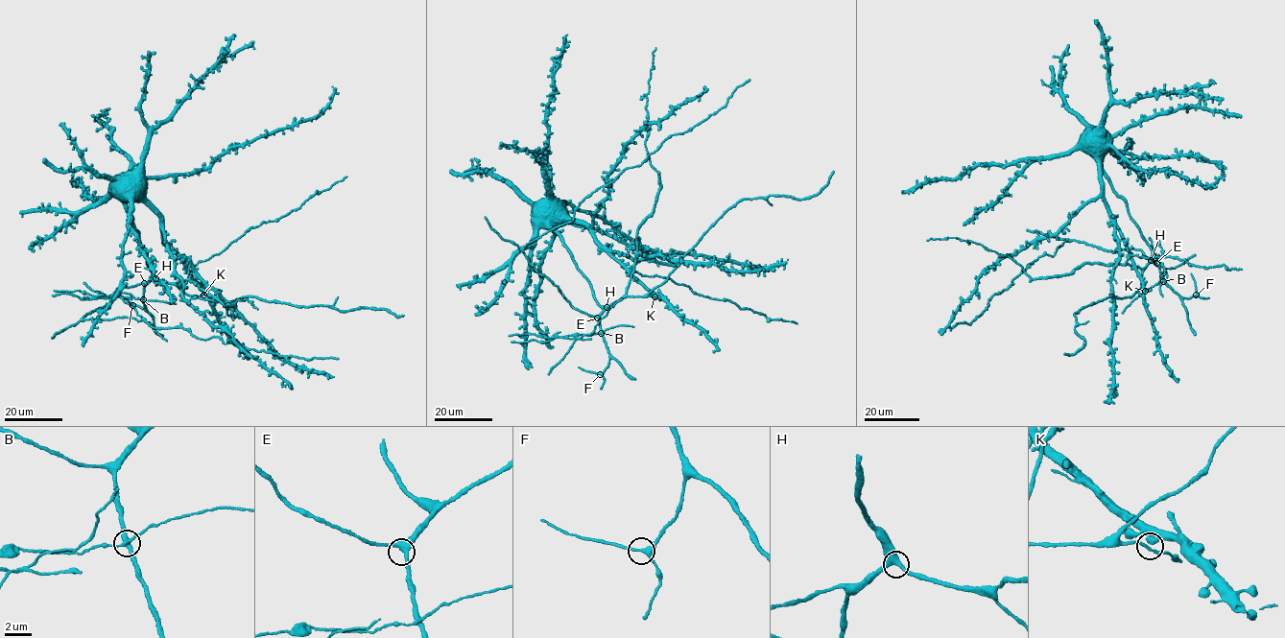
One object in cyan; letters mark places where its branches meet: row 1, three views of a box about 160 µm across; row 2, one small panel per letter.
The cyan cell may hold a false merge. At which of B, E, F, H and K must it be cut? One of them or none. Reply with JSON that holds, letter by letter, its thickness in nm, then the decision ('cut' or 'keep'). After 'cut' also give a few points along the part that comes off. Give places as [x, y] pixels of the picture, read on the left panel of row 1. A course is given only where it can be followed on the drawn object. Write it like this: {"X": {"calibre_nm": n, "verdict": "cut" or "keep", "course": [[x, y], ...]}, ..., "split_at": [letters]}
{"B": {"calibre_nm": 320, "verdict": "cut", "course": [[143, 299], [121, 293], [103, 296], [120, 296], [167, 341]]}, "E": {"calibre_nm": 400, "verdict": "keep"}, "F": {"calibre_nm": 320, "verdict": "keep"}, "H": {"calibre_nm": 360, "verdict": "keep"}, "K": {"calibre_nm": 280, "verdict": "keep"}, "split_at": ["B"]}

